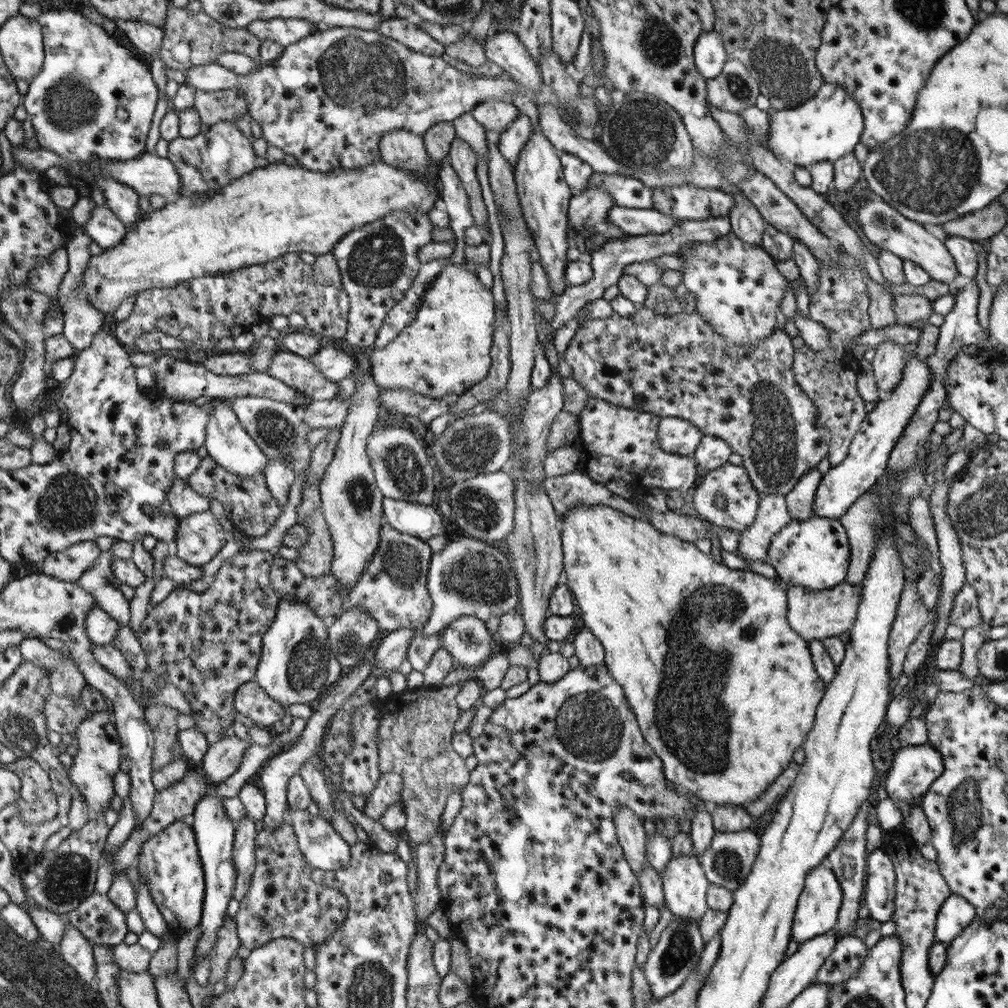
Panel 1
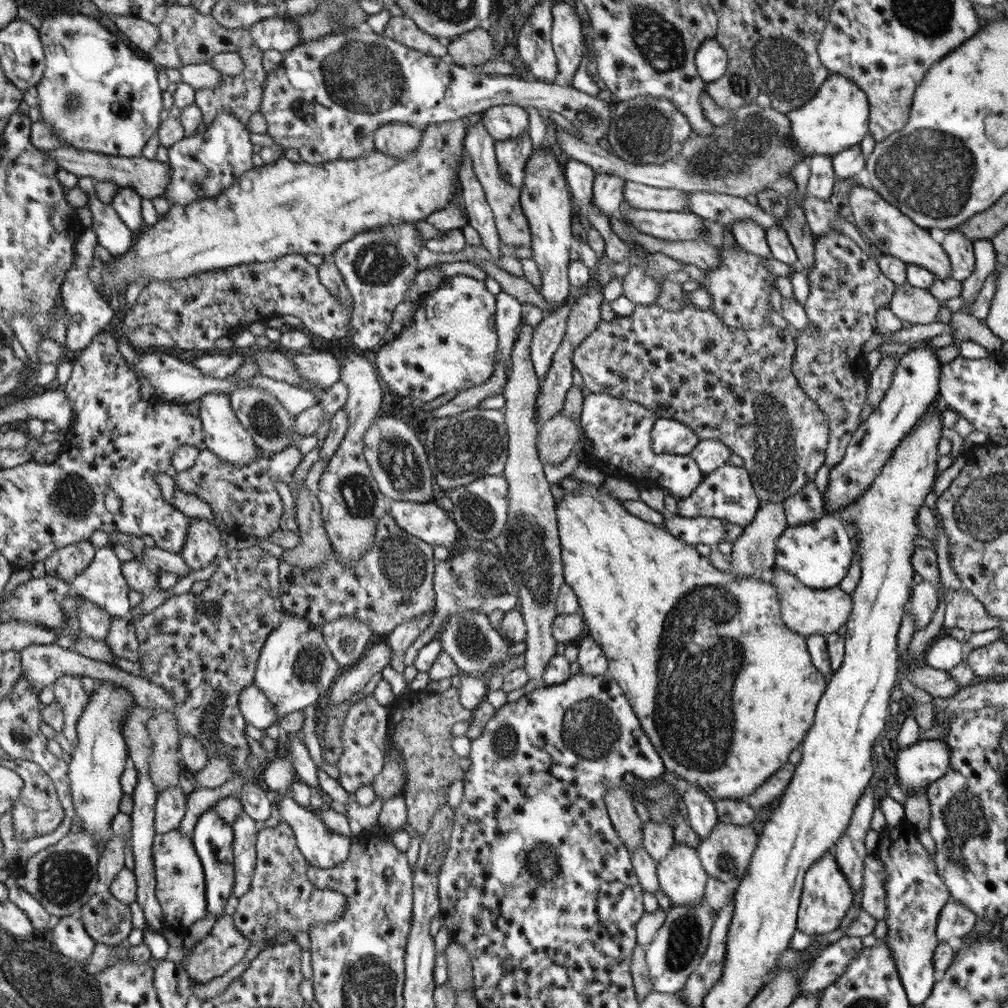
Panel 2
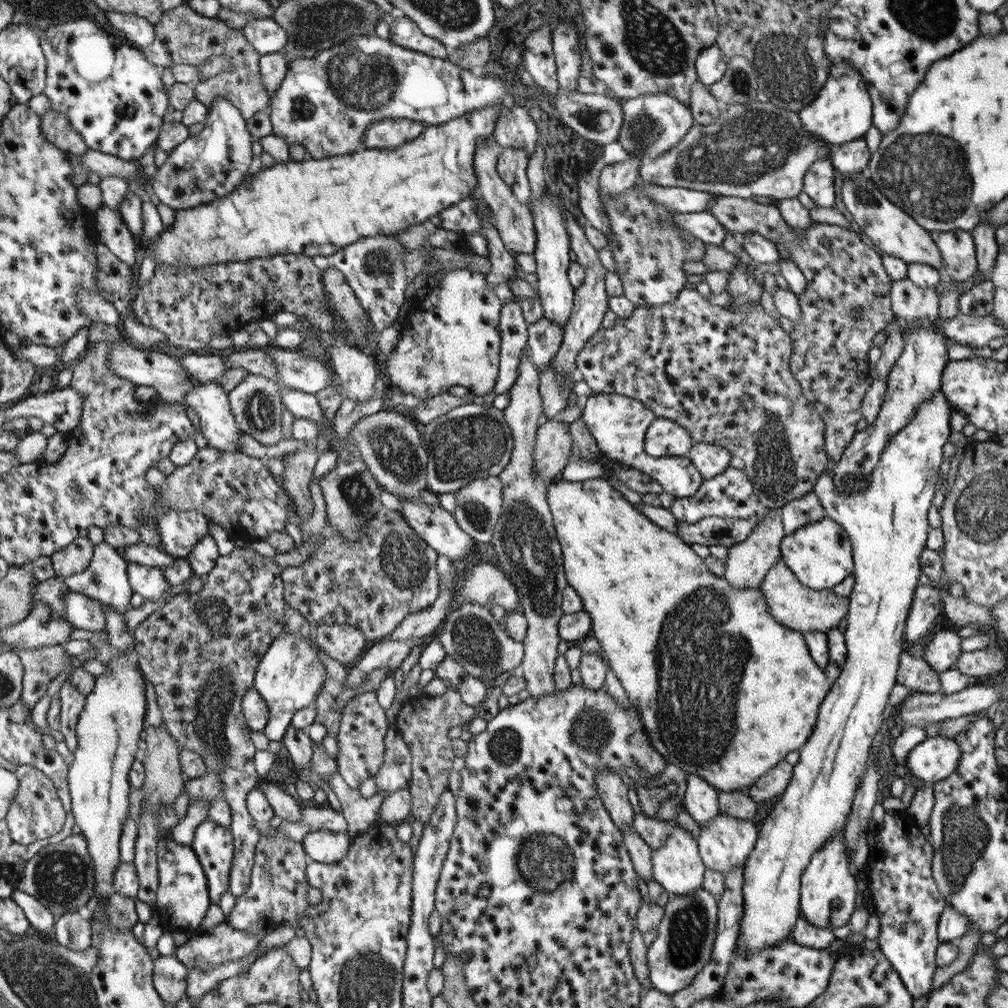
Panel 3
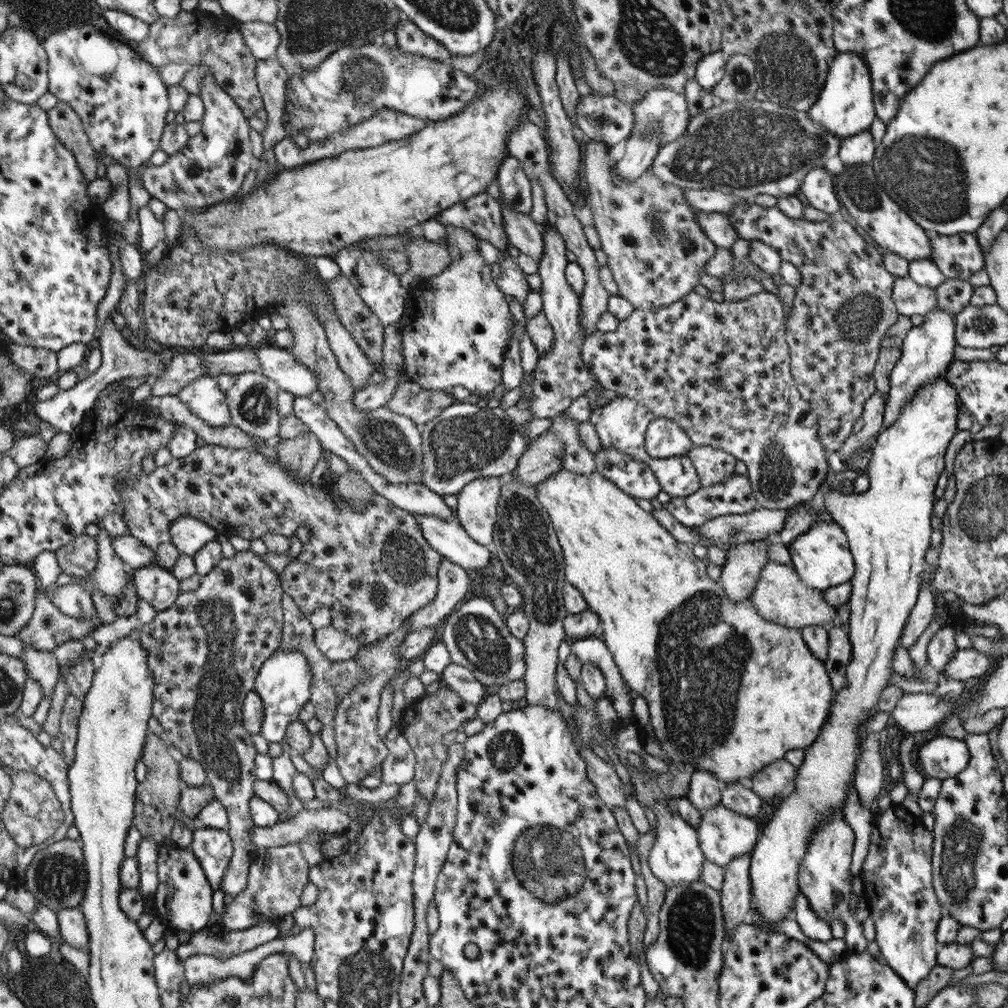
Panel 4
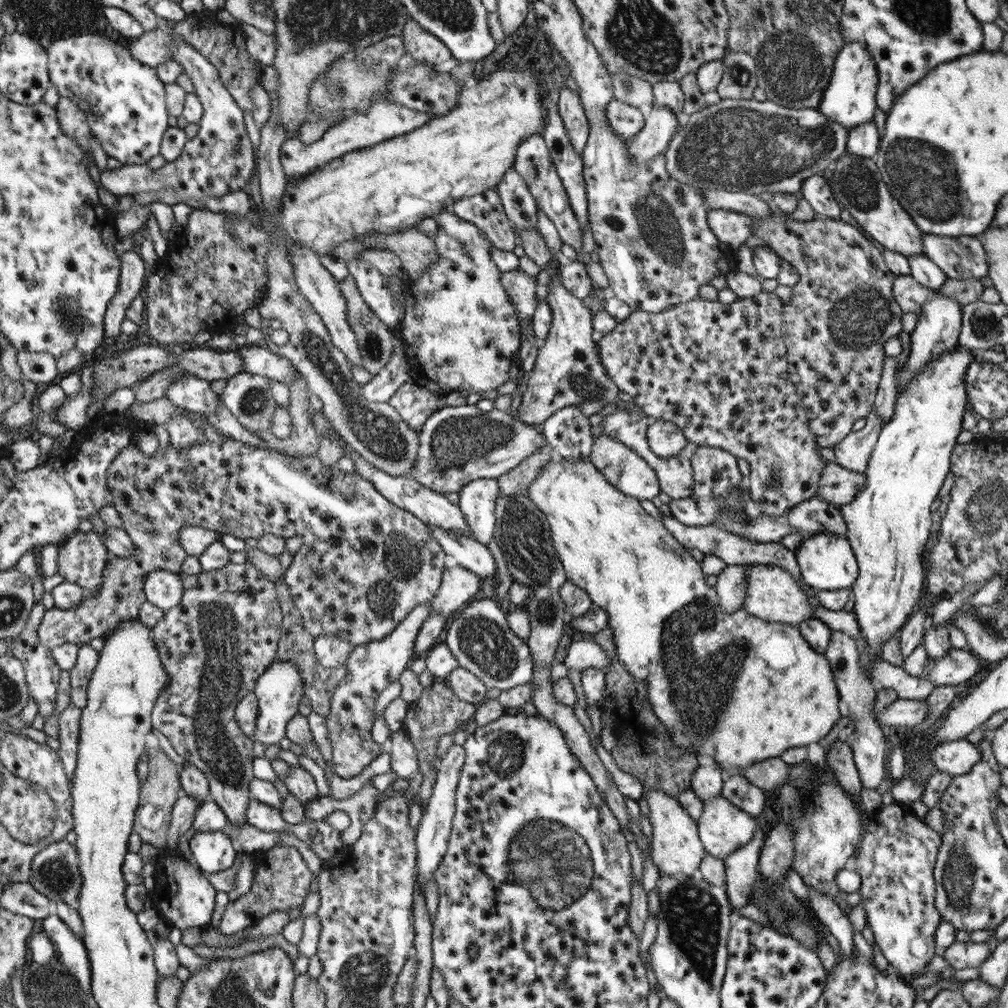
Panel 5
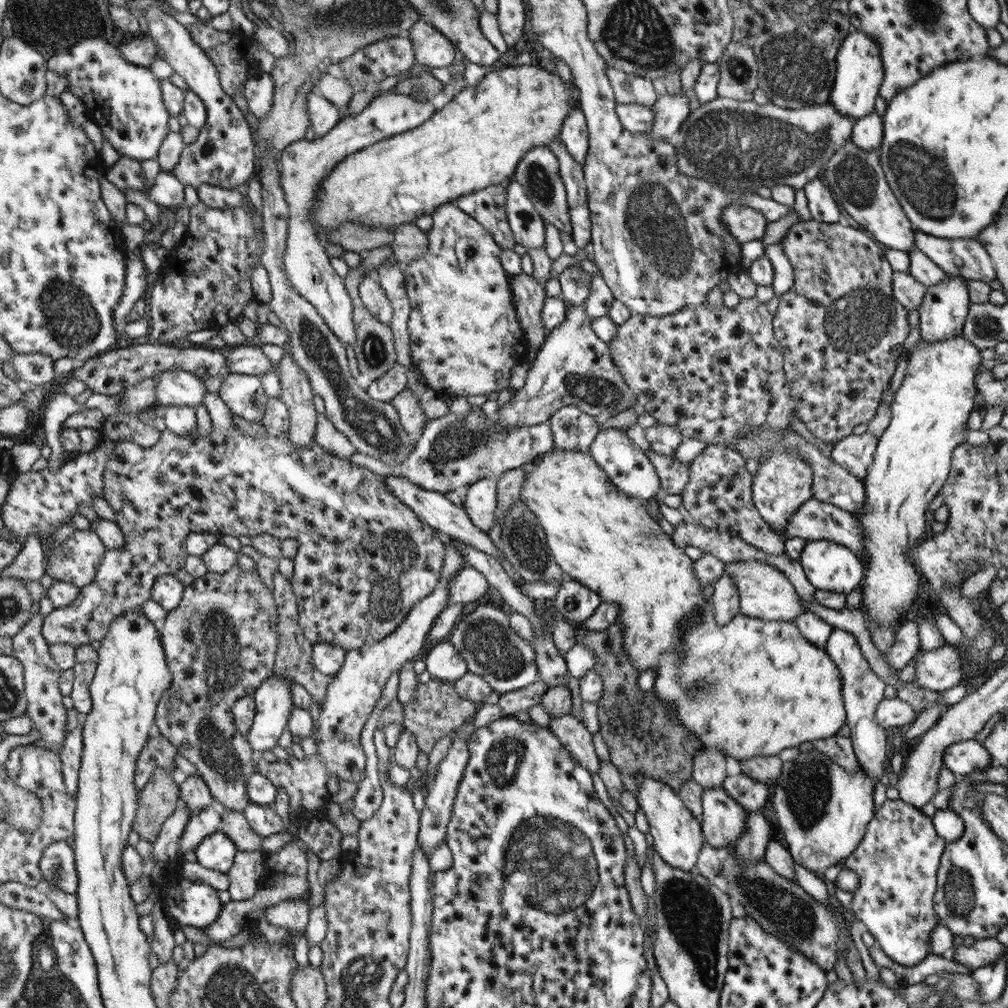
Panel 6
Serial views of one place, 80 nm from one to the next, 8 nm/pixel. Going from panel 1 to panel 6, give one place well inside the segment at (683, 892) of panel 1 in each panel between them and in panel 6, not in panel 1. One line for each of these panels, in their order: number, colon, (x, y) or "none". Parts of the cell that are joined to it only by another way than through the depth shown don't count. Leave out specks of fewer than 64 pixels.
2: (681, 876)
3: (677, 865)
4: (676, 856)
5: (676, 848)
6: (677, 837)

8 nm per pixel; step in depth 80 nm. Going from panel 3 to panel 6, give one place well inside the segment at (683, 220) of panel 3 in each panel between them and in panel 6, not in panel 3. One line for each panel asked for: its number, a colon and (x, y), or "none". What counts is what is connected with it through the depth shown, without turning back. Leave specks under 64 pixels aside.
4: (716, 226)
5: (733, 228)
6: (745, 224)

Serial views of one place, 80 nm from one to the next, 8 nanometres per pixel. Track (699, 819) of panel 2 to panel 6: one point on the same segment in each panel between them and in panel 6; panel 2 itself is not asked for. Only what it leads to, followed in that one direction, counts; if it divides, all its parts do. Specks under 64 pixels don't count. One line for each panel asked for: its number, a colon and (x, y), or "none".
3: (700, 801)
4: (704, 793)
5: (707, 782)
6: (709, 767)

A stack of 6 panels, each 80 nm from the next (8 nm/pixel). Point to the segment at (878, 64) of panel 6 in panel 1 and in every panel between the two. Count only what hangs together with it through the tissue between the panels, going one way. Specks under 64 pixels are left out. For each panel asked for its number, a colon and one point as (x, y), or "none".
1: (827, 127)
2: (837, 118)
3: (842, 111)
4: (845, 106)
5: (850, 98)

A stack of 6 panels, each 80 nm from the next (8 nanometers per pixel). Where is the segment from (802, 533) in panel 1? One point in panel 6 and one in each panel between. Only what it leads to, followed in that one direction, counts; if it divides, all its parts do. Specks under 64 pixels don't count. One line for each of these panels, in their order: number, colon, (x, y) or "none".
2: (819, 553)
3: (820, 554)
4: (821, 556)
5: (826, 561)
6: (828, 565)

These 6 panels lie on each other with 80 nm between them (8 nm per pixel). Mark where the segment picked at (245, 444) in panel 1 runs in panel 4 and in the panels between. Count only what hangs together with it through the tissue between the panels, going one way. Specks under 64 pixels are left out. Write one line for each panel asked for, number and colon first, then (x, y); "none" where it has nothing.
2: (225, 435)
3: (210, 405)
4: (203, 397)

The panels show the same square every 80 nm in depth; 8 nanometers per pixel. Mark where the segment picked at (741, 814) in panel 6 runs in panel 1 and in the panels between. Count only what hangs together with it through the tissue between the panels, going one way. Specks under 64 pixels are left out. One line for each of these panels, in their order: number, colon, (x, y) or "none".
1: (728, 860)
2: (725, 854)
3: (725, 843)
4: (724, 835)
5: (723, 828)

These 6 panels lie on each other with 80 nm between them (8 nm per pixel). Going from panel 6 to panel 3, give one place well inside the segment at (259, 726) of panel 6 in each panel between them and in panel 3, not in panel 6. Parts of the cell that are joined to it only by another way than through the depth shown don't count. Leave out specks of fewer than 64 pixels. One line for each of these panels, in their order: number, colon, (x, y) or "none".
3: (290, 676)
4: (284, 684)
5: (279, 690)

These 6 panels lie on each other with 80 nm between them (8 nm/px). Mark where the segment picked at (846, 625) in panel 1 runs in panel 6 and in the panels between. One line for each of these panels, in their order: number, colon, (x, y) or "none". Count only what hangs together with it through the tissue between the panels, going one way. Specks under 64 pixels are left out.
2: (806, 611)
3: (800, 608)
4: (780, 596)
5: (773, 594)
6: (764, 591)

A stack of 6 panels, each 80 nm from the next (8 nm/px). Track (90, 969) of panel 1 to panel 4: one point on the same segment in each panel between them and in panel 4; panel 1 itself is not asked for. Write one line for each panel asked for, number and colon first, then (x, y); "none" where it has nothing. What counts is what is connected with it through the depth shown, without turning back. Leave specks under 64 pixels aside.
2: (70, 937)
3: (71, 931)
4: (73, 930)

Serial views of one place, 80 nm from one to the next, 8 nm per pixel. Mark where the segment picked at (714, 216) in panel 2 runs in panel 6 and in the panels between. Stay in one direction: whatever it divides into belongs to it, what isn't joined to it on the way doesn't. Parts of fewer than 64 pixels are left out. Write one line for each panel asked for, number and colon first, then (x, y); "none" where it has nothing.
3: (847, 300)
4: (843, 307)
5: (842, 311)
6: (836, 325)

